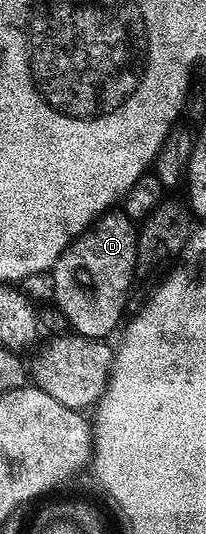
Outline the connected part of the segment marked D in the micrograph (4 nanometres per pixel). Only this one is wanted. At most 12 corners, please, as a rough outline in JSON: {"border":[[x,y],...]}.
{"border":[[103,214],[53,265],[53,302],[108,339],[135,286],[138,227]]}

